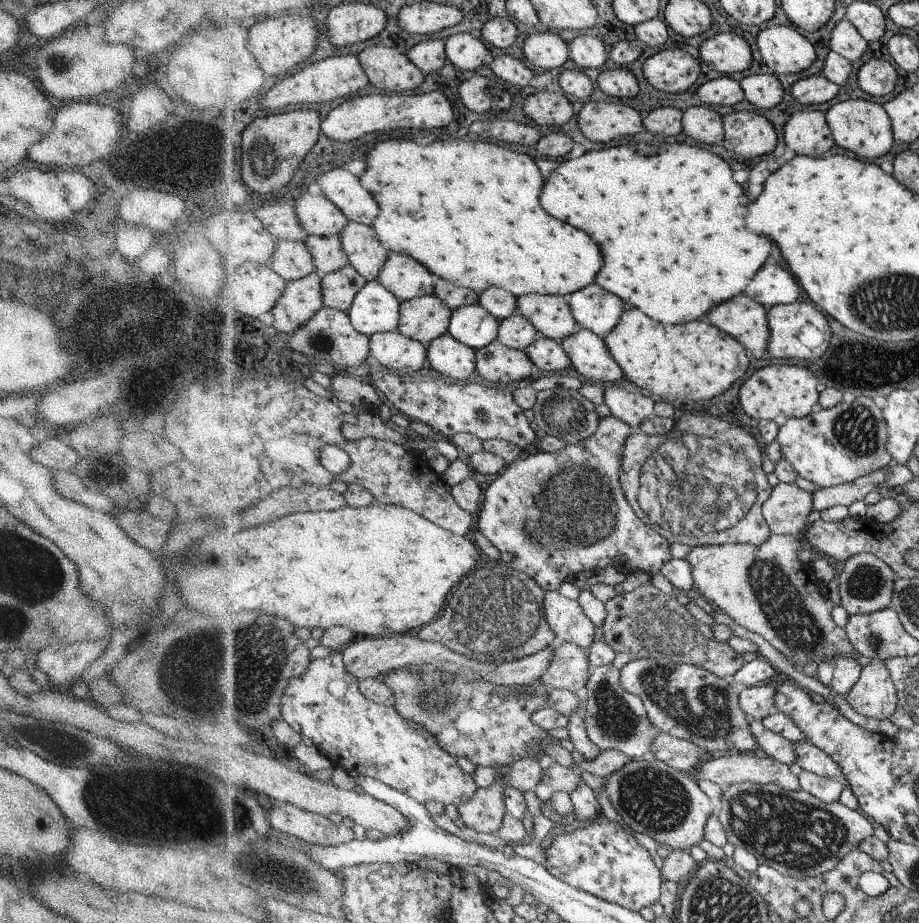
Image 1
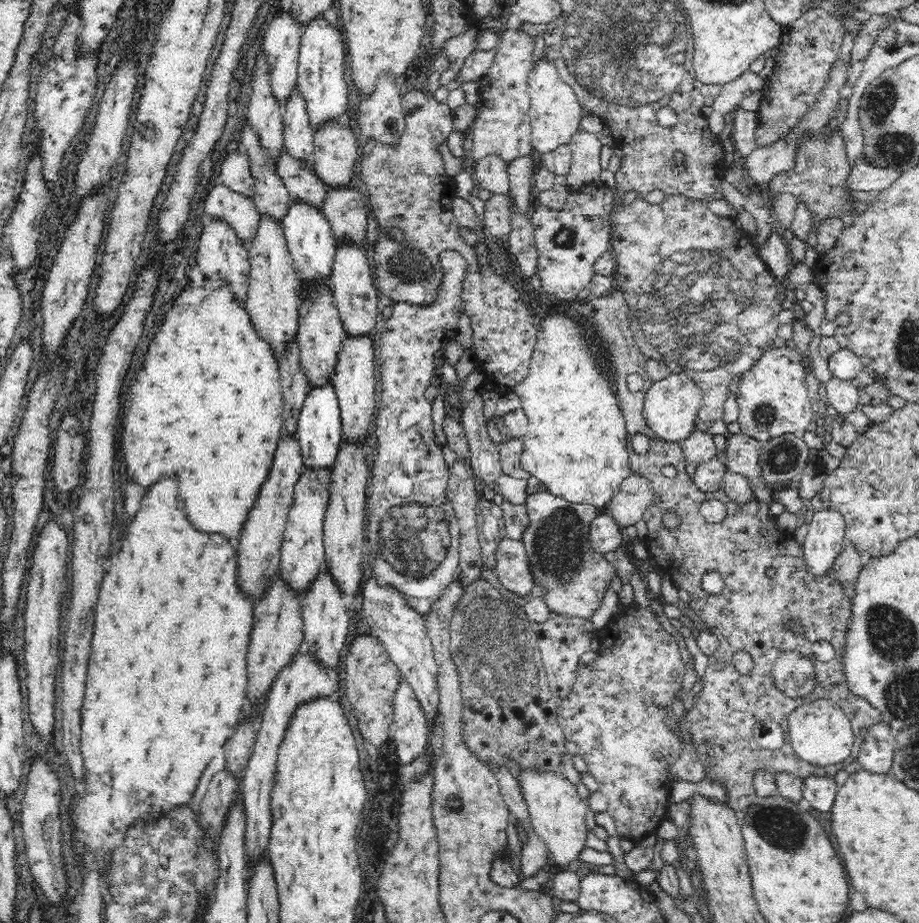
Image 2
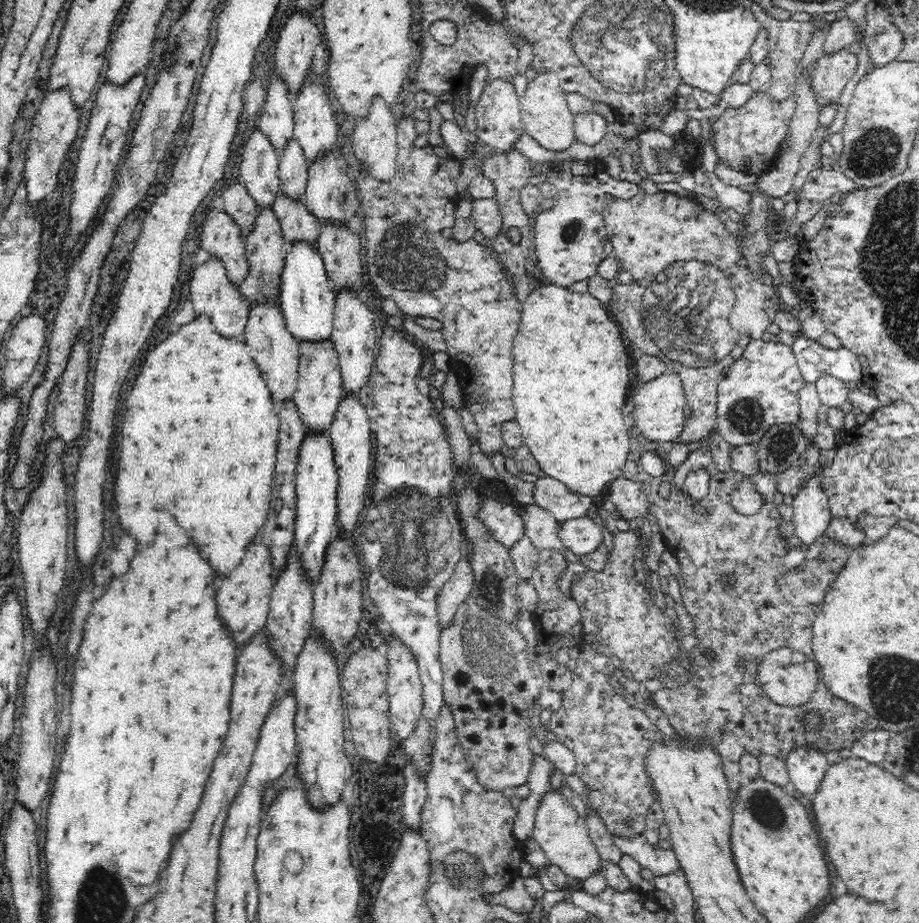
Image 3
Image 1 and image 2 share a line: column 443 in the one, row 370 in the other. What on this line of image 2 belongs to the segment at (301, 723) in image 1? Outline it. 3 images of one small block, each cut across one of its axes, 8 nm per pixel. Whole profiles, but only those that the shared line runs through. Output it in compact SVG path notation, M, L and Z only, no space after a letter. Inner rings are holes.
M772 346L764 349L751 367L739 375L734 388L738 406L738 430L740 435L764 444L780 434L806 432L815 414L810 406L810 396L804 377L800 354L795 348Z

